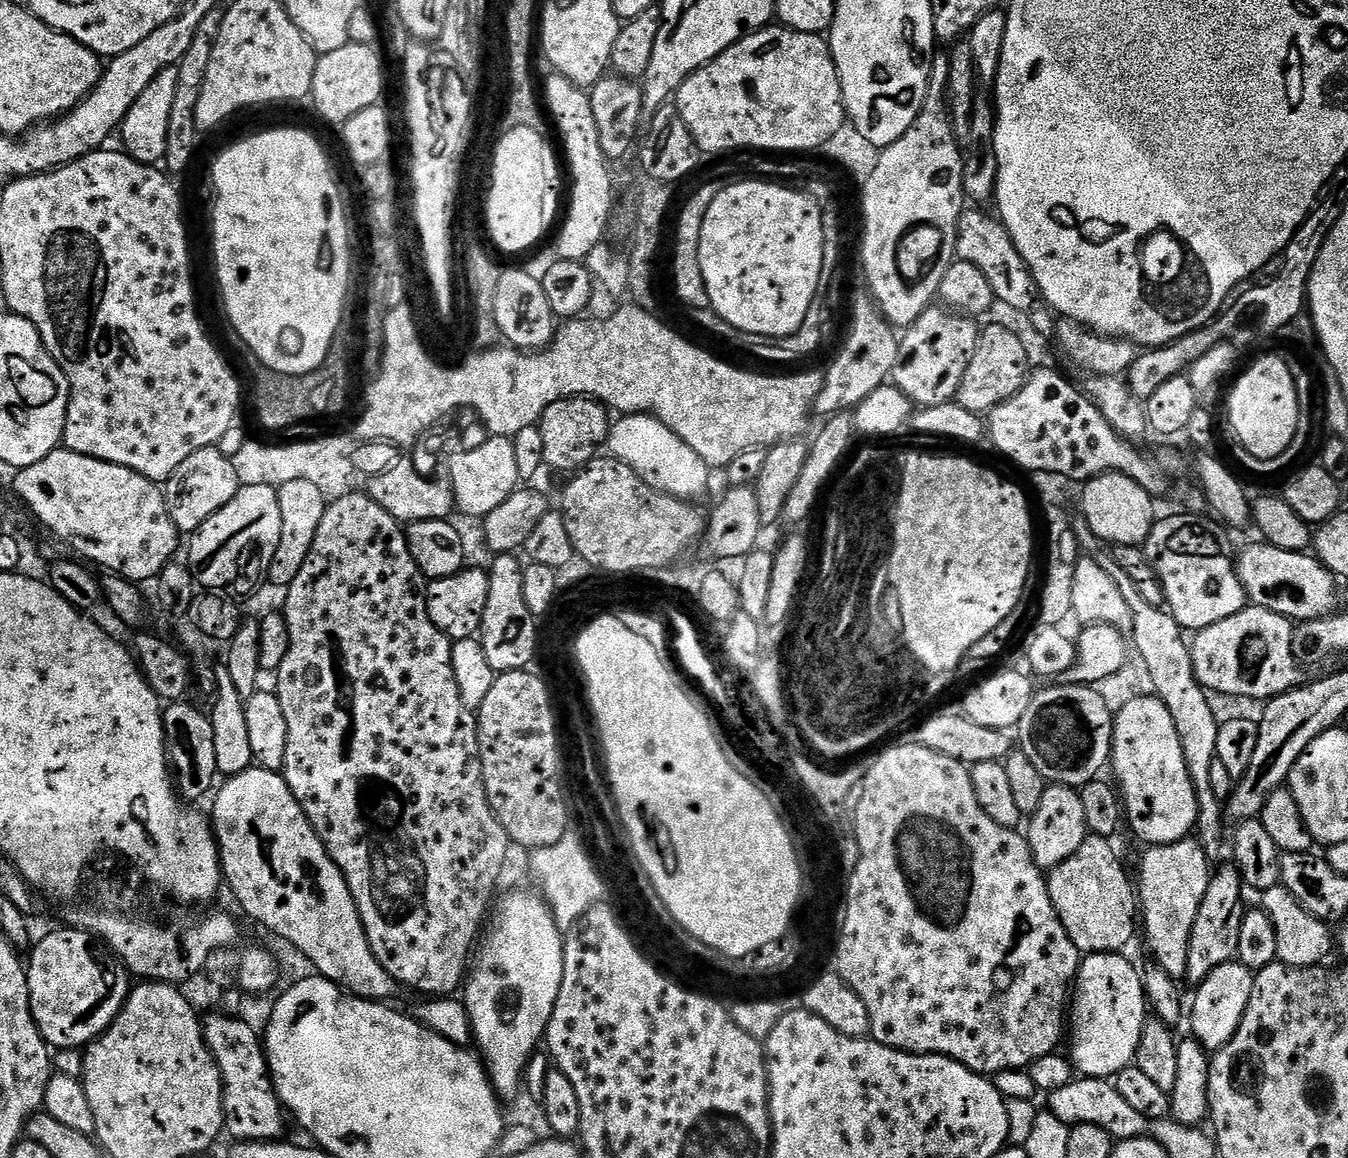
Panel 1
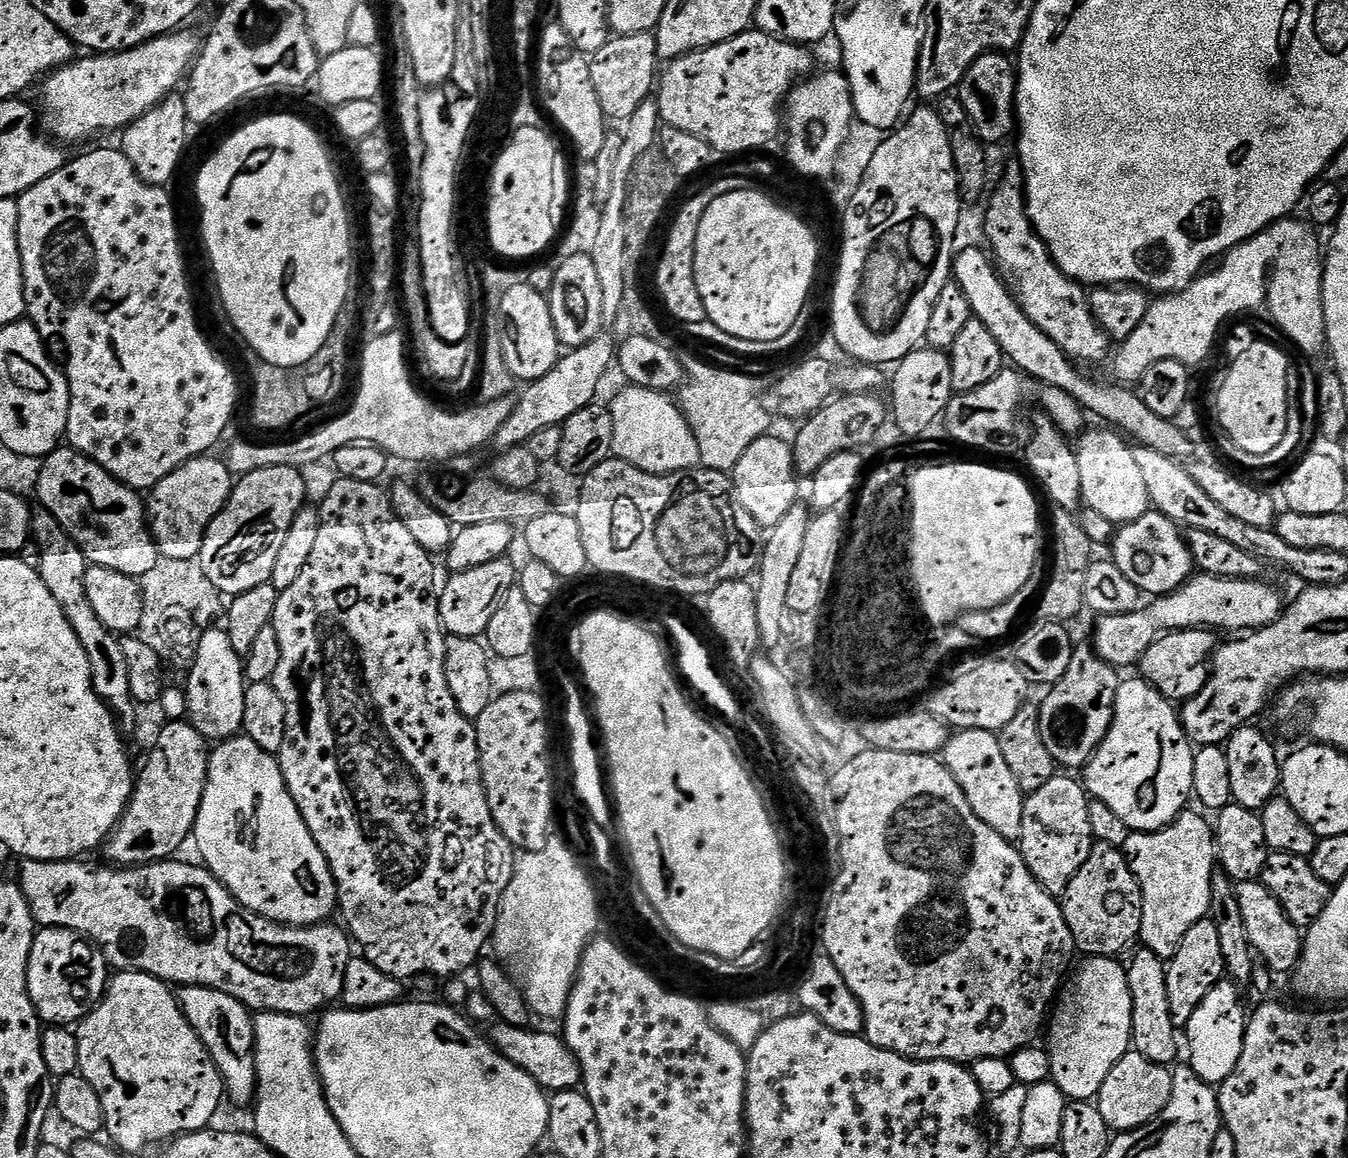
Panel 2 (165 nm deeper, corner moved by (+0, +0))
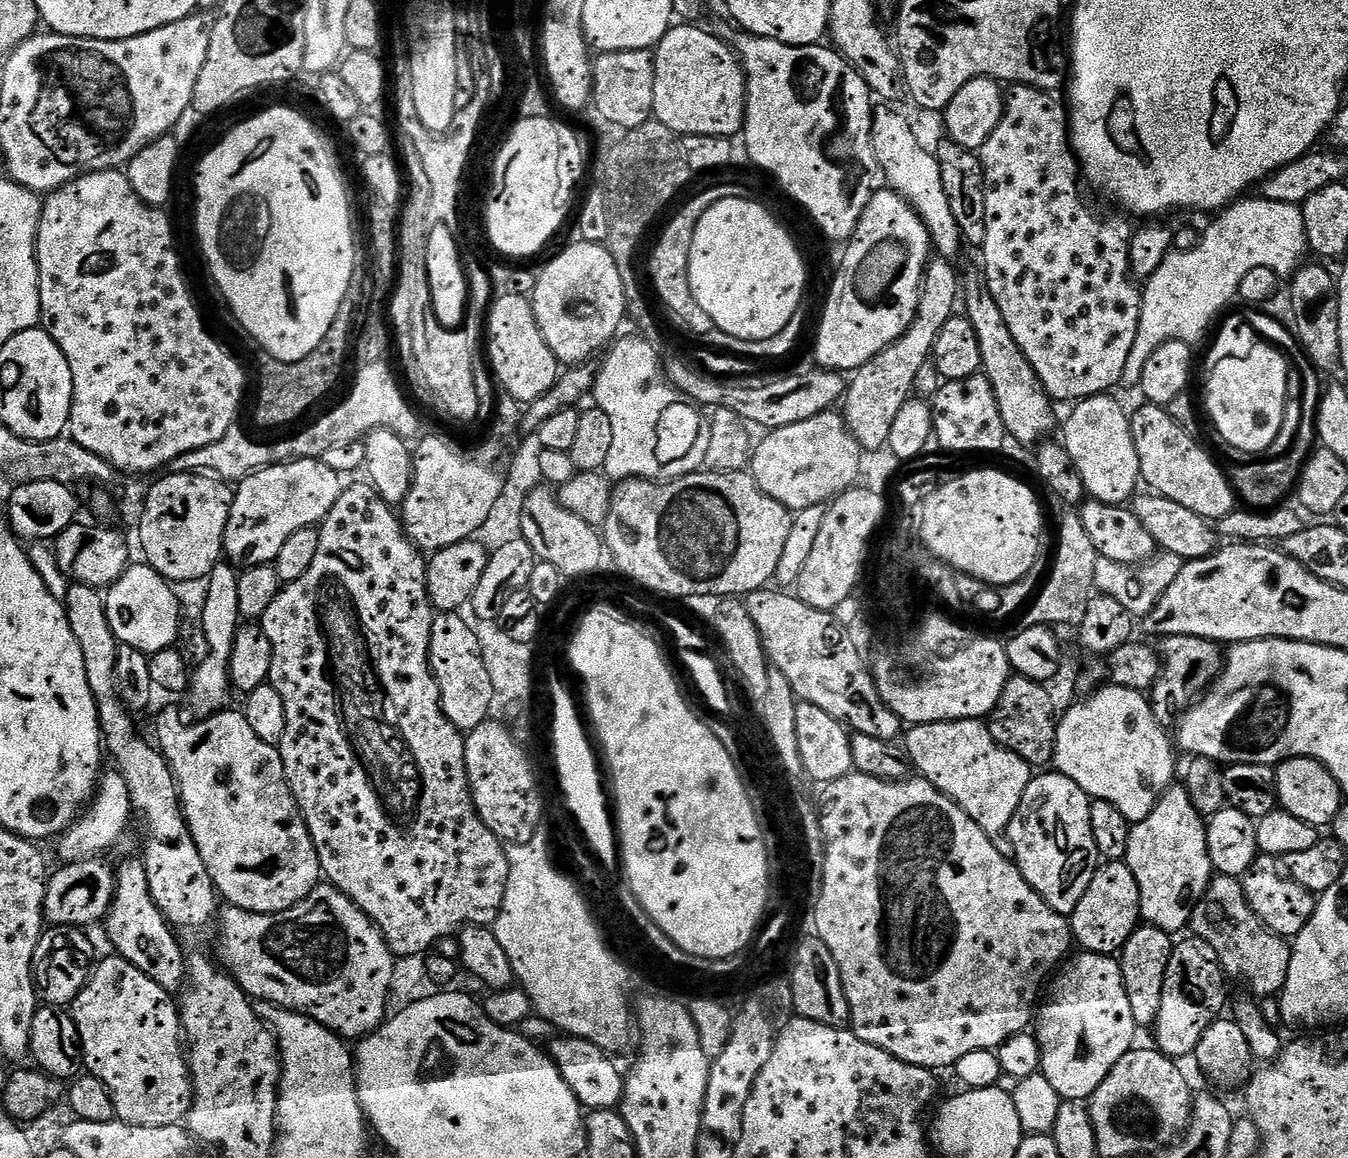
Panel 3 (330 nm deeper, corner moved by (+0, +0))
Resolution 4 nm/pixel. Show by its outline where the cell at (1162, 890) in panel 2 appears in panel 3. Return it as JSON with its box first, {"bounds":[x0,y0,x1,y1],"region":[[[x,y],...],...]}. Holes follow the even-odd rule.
{"bounds":[1126,782,1214,934],"region":[[[1180,782],[1173,783],[1171,788],[1160,795],[1160,801],[1154,806],[1154,810],[1150,810],[1150,814],[1146,814],[1146,818],[1133,823],[1126,862],[1134,874],[1134,882],[1138,882],[1140,915],[1145,925],[1169,934],[1183,933],[1191,925],[1194,906],[1208,889],[1208,883],[1214,875],[1210,854],[1206,850],[1207,833],[1205,817],[1194,810],[1194,802],[1190,802],[1190,794]]]}

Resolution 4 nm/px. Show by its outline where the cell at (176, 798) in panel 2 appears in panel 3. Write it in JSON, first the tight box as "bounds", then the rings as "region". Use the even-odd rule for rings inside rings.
{"bounds":[44,856,115,928],"region":[[[99,856],[69,861],[51,873],[44,895],[44,917],[49,925],[86,928],[107,917],[115,896],[115,867],[104,859]]]}

